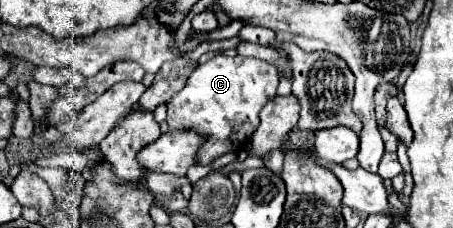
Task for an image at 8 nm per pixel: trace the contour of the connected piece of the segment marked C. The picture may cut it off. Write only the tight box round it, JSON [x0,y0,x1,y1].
[167,55,277,165]

